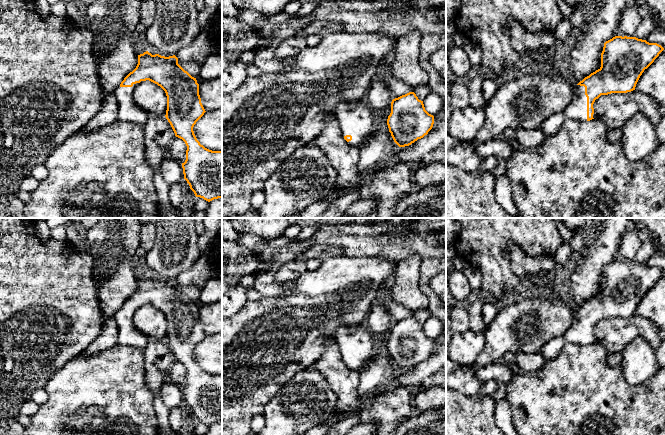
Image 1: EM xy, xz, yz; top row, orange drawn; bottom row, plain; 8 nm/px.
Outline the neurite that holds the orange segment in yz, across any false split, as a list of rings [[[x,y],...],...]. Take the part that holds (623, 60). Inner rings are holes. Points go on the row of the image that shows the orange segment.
[[[615,36],[604,43],[601,67],[575,85],[570,104],[541,125],[544,135],[557,133],[566,120],[596,119],[593,104],[601,95],[635,90],[644,72],[664,48],[636,37]]]

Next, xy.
[[[148,51],[138,55],[138,64],[130,72],[120,86],[116,88],[113,95],[118,102],[118,116],[120,121],[134,122],[145,125],[150,115],[141,110],[133,100],[135,87],[141,82],[149,80],[160,86],[167,96],[166,119],[170,123],[175,136],[182,139],[186,146],[186,160],[182,163],[184,179],[194,192],[196,197],[203,198],[210,202],[222,198],[222,151],[212,151],[205,148],[197,140],[193,127],[206,112],[199,95],[199,84],[196,78],[192,77],[179,64],[178,58],[173,55],[169,57],[159,54],[152,55]]]

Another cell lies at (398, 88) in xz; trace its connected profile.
[[[386,59],[382,61],[380,68],[383,70],[383,81],[389,87],[393,99],[413,92],[414,88],[396,78],[391,70],[391,63]]]

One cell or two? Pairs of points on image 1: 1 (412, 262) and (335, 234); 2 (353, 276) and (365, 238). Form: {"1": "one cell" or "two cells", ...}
{"1": "two cells", "2": "two cells"}

